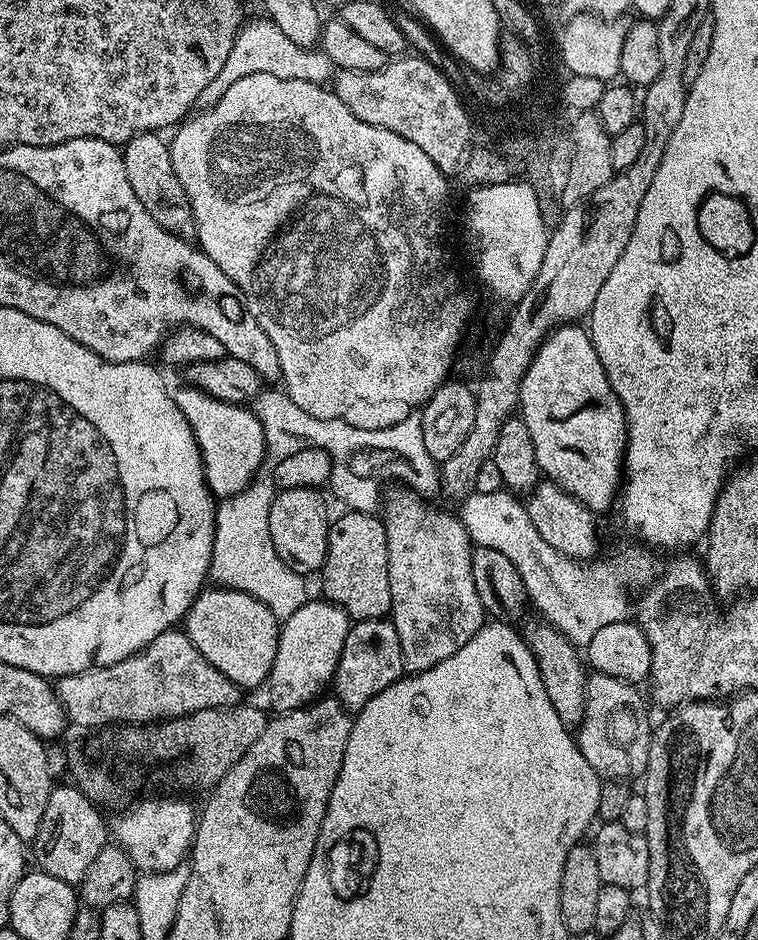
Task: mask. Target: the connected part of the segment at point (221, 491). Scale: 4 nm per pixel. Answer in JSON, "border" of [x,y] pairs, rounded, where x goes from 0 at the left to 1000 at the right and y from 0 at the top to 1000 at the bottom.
{"border":[[[243,411],[239,417],[231,418],[231,423],[235,436],[240,436],[261,470],[261,479],[269,493],[269,507],[281,529],[314,527],[331,511],[338,510],[347,499],[343,497],[351,494],[354,476],[346,449],[340,449],[331,433],[290,426],[264,413]]]}

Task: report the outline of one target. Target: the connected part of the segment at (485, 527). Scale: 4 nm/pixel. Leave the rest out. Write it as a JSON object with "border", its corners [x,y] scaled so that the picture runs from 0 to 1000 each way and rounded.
{"border":[[[669,521],[653,523],[632,533],[633,545],[611,546],[609,552],[612,563],[617,565],[627,582],[657,585],[657,589],[664,589],[665,593],[673,594],[673,598],[678,598],[678,606],[683,606],[683,615],[689,615],[695,641],[701,646],[703,643],[718,654],[714,656],[722,663],[730,664],[752,684],[761,687],[774,687],[784,674],[794,670],[794,666],[830,659],[831,638],[825,636],[818,626],[813,626],[813,609],[807,609],[807,604],[786,604],[786,613],[770,613],[769,599],[752,591],[743,591],[736,585],[731,585],[731,581],[726,581],[726,577],[716,574],[715,568],[710,568],[704,561],[704,555],[699,555],[695,539],[681,532],[685,531]]]}

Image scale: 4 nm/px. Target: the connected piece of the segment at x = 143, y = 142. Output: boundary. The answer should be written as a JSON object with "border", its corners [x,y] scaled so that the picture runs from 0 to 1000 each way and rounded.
{"border":[[[204,139],[185,140],[162,154],[166,189],[172,193],[177,206],[182,206],[187,219],[193,219],[198,232],[203,232],[208,240],[224,245],[231,251],[253,253],[259,250],[259,237],[256,228],[251,223],[251,211],[245,211],[245,202],[240,202],[240,194],[235,194],[235,185],[230,185],[223,150],[215,149],[211,145],[215,144]]]}

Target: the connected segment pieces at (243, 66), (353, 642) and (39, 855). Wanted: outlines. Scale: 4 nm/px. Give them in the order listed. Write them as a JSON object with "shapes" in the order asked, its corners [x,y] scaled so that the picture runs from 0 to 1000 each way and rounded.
{"shapes":[[[[358,23],[348,26],[323,24],[317,31],[315,38],[311,39],[309,49],[303,53],[303,62],[298,62],[298,67],[293,69],[293,74],[285,77],[282,87],[266,96],[263,110],[269,113],[278,113],[309,91],[309,87],[315,87],[325,83],[325,79],[361,79],[361,83],[388,83],[389,85],[416,85],[418,87],[433,87],[439,84],[441,70],[435,62],[421,53],[402,53],[394,51],[367,28]]],[[[516,659],[468,661],[459,669],[456,687],[451,687],[451,700],[446,700],[442,744],[460,759],[472,759],[488,743],[493,743],[493,738],[504,738],[509,730],[528,722],[534,715],[530,683],[525,683],[525,670],[520,670]]],[[[94,833],[70,837],[61,853],[61,866],[55,866],[55,879],[40,902],[47,905],[46,922],[82,938],[104,943],[113,934],[124,913],[135,909],[139,898],[145,894],[145,881],[137,878],[137,868],[128,856]]]]}

